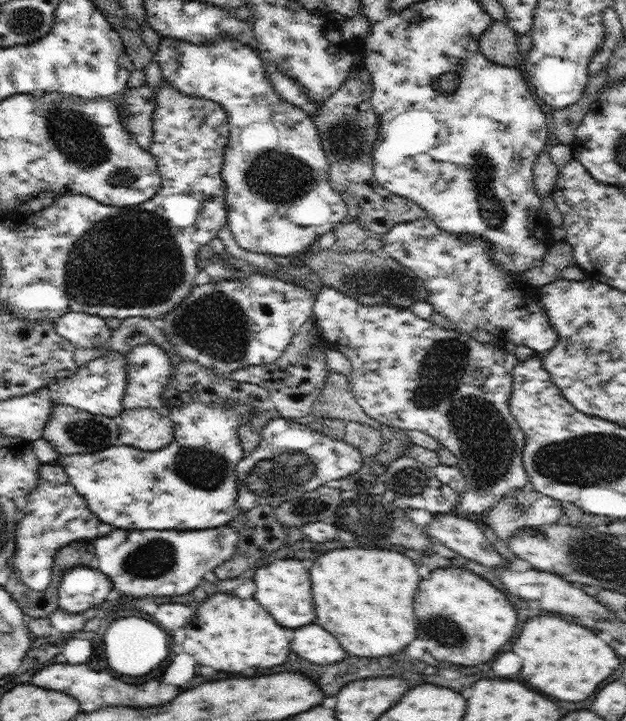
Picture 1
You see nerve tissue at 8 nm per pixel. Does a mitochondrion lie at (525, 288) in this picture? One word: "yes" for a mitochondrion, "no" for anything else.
no

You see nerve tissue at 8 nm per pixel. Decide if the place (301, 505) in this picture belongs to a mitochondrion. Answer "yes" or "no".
yes

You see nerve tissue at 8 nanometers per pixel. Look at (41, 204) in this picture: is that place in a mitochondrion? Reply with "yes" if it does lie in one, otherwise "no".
no

